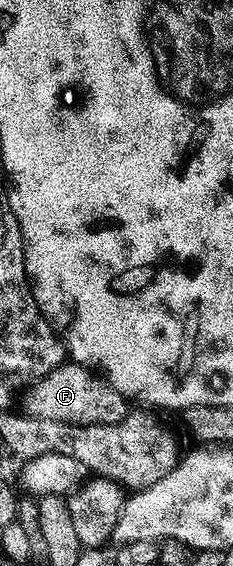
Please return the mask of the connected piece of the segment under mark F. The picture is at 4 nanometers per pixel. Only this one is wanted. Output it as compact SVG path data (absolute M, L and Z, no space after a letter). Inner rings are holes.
M64 360L60 366L53 368L53 372L49 372L30 387L27 396L25 410L28 415L67 421L73 425L117 424L129 413L129 400L124 394L117 392L117 388L109 385L106 378L96 371L70 360Z

